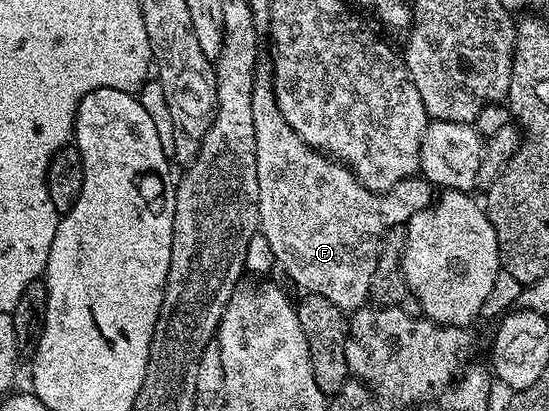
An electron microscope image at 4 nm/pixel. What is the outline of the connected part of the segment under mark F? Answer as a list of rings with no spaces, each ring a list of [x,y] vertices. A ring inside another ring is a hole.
[[[269,67],[257,69],[254,78],[254,89],[252,90],[252,126],[254,127],[254,138],[256,140],[256,182],[258,183],[258,227],[260,235],[268,238],[268,246],[270,252],[274,255],[275,265],[286,271],[286,276],[295,284],[296,287],[302,288],[303,293],[311,292],[312,294],[320,294],[320,298],[328,298],[328,302],[332,302],[336,306],[340,306],[344,310],[357,310],[370,300],[370,279],[372,278],[372,270],[376,270],[376,258],[380,241],[386,235],[387,228],[396,228],[405,225],[407,220],[412,218],[412,214],[416,214],[422,208],[430,207],[432,203],[432,186],[424,178],[411,178],[409,180],[401,180],[396,186],[392,186],[386,192],[370,192],[367,188],[354,179],[354,173],[346,167],[345,164],[337,159],[331,158],[329,155],[323,154],[316,148],[310,148],[302,139],[292,130],[292,126],[288,126],[288,122],[283,118],[278,110],[278,103],[274,97],[274,81],[272,72]]]

